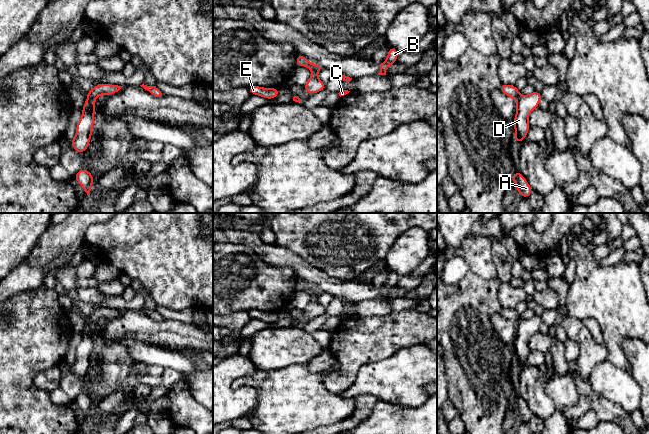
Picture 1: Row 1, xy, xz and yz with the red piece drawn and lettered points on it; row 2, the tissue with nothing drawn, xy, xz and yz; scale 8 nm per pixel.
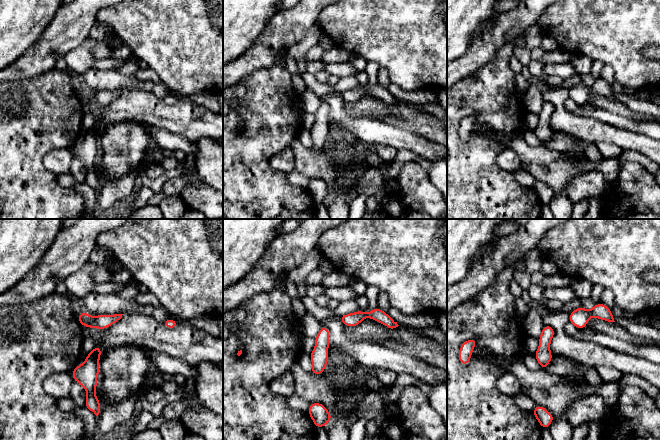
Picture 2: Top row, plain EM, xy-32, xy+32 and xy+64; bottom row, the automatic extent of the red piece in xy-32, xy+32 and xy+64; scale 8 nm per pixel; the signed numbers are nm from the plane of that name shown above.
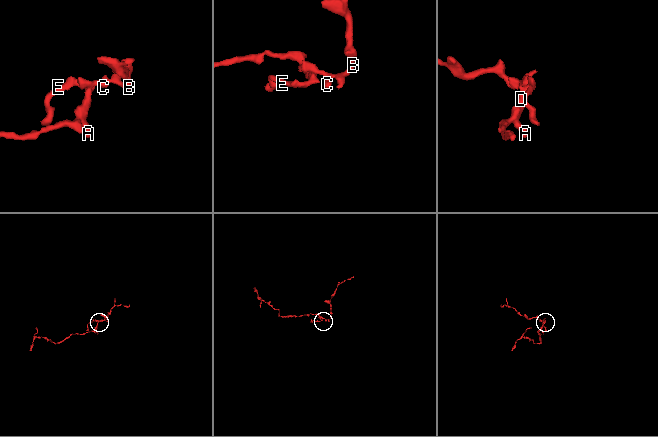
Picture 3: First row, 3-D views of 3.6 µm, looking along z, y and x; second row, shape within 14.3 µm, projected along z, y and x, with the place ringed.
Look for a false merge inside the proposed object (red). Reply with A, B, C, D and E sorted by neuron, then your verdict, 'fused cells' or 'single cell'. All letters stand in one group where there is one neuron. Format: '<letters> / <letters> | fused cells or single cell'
A D E / B C | fused cells

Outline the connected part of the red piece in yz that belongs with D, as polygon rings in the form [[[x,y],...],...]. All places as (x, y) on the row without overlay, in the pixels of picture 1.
[[[534,315],[525,320],[519,320],[516,329],[516,339],[513,343],[515,360],[514,366],[524,366],[530,353],[529,338],[539,330],[542,320],[539,315]]]

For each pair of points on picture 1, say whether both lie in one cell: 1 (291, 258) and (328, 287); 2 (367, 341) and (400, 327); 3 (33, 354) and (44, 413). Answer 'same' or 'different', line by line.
1: same
2: same
3: same

